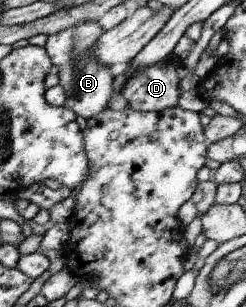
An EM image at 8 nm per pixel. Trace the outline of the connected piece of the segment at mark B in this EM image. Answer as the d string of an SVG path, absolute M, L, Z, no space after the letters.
M82 21L48 36L44 45L52 71L58 75L58 84L67 94L64 108L71 110L75 117L81 117L84 121L108 108L108 99L113 93L110 67L108 65L102 67L90 57L90 47L96 43L96 39L102 33L102 29L98 29L97 21L88 21L88 23Z

